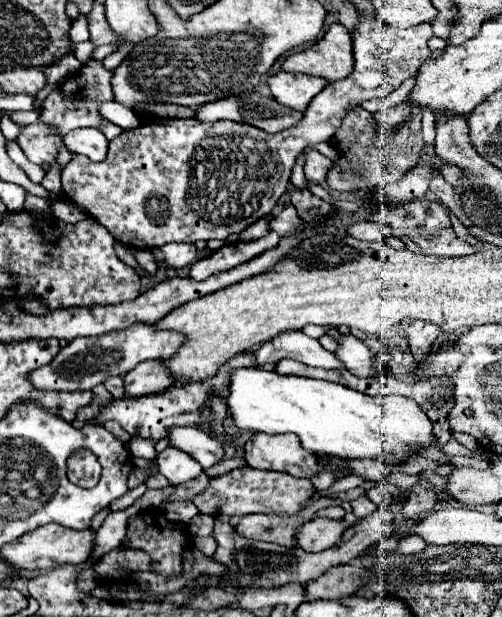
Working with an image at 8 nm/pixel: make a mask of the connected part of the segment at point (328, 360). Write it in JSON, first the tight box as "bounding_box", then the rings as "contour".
{"bounding_box":[253,333,345,369],"contour":[[[281,333],[275,337],[275,341],[267,341],[267,345],[261,345],[253,351],[253,359],[257,367],[273,365],[279,359],[295,359],[311,367],[323,367],[323,369],[345,369],[345,365],[337,359],[335,353],[327,351],[317,339],[307,337],[305,333]]]}

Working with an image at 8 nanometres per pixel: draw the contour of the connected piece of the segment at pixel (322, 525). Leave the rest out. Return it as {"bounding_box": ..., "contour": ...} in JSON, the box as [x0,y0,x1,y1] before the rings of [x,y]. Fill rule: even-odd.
{"bounding_box":[297,519,353,553],"contour":[[[313,519],[299,527],[297,545],[309,553],[319,553],[329,547],[339,545],[343,533],[353,527],[353,523],[345,519]]]}

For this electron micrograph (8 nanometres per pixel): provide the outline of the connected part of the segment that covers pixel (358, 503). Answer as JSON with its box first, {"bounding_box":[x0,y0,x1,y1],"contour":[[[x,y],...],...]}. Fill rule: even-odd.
{"bounding_box":[351,497,379,519],"contour":[[[359,497],[359,499],[355,499],[355,501],[351,501],[351,505],[353,505],[353,513],[355,513],[355,517],[359,517],[359,519],[363,519],[363,517],[367,517],[367,515],[373,515],[373,511],[377,511],[379,509],[379,505],[377,503],[373,503],[369,497]]]}

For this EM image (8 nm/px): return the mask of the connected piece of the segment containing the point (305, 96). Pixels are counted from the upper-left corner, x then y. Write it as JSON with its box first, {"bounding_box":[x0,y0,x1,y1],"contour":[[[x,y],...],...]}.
{"bounding_box":[269,71,327,111],"contour":[[[279,71],[277,75],[269,77],[269,89],[273,93],[273,97],[293,109],[293,111],[305,111],[311,103],[311,99],[323,91],[323,87],[327,85],[325,79],[321,77],[313,77],[313,75],[301,75],[301,73],[287,73],[287,71]]]}

